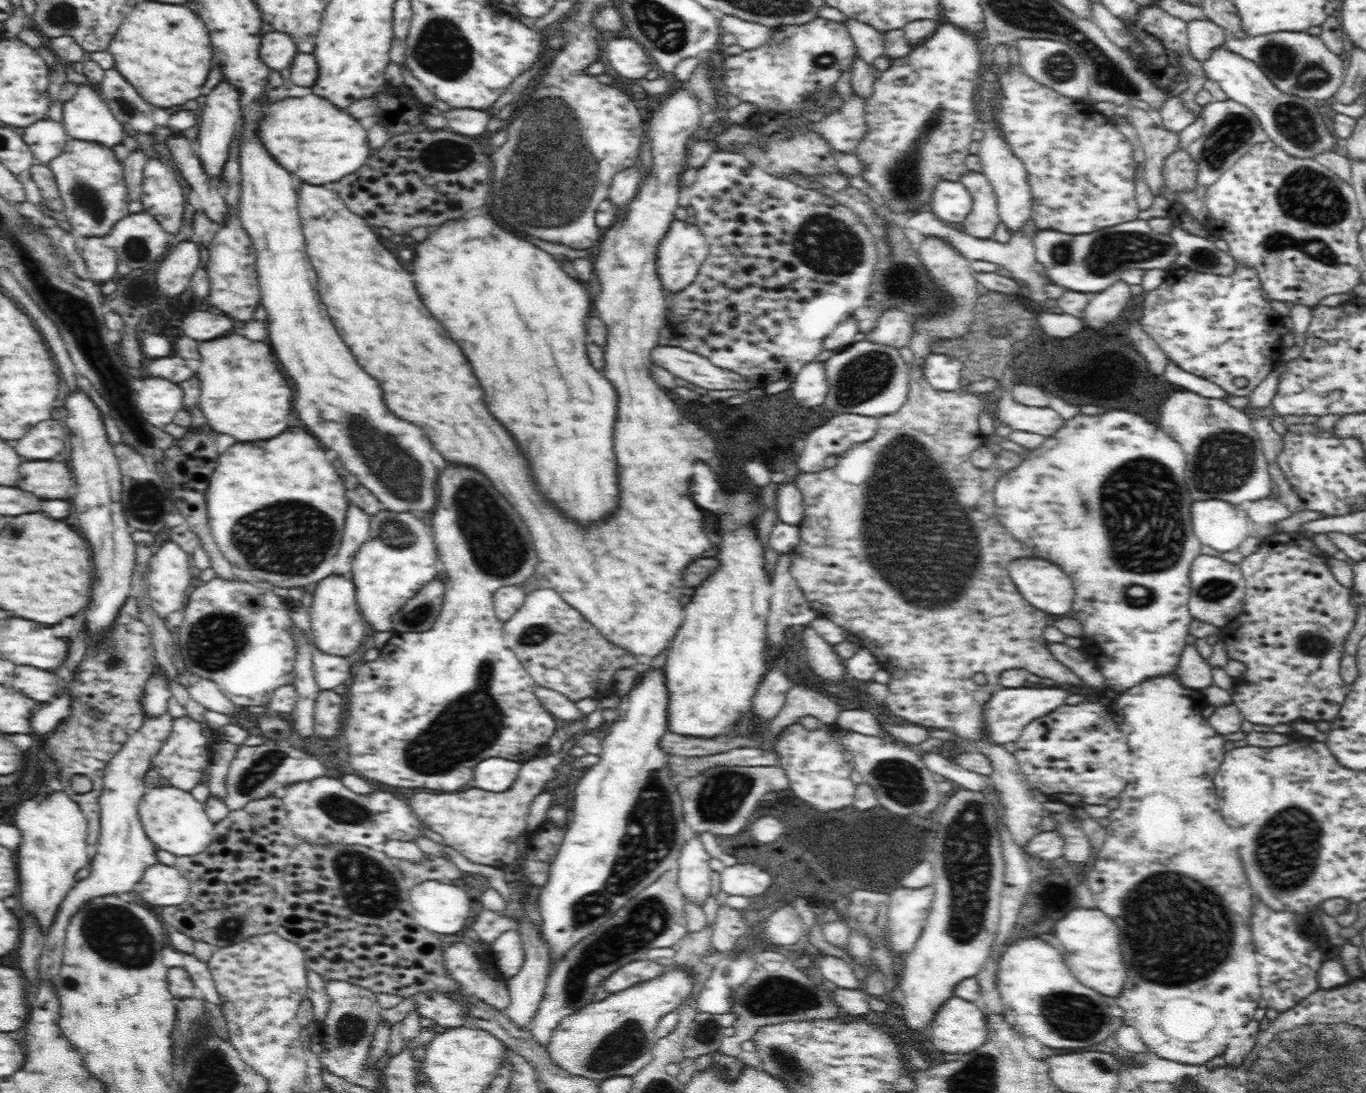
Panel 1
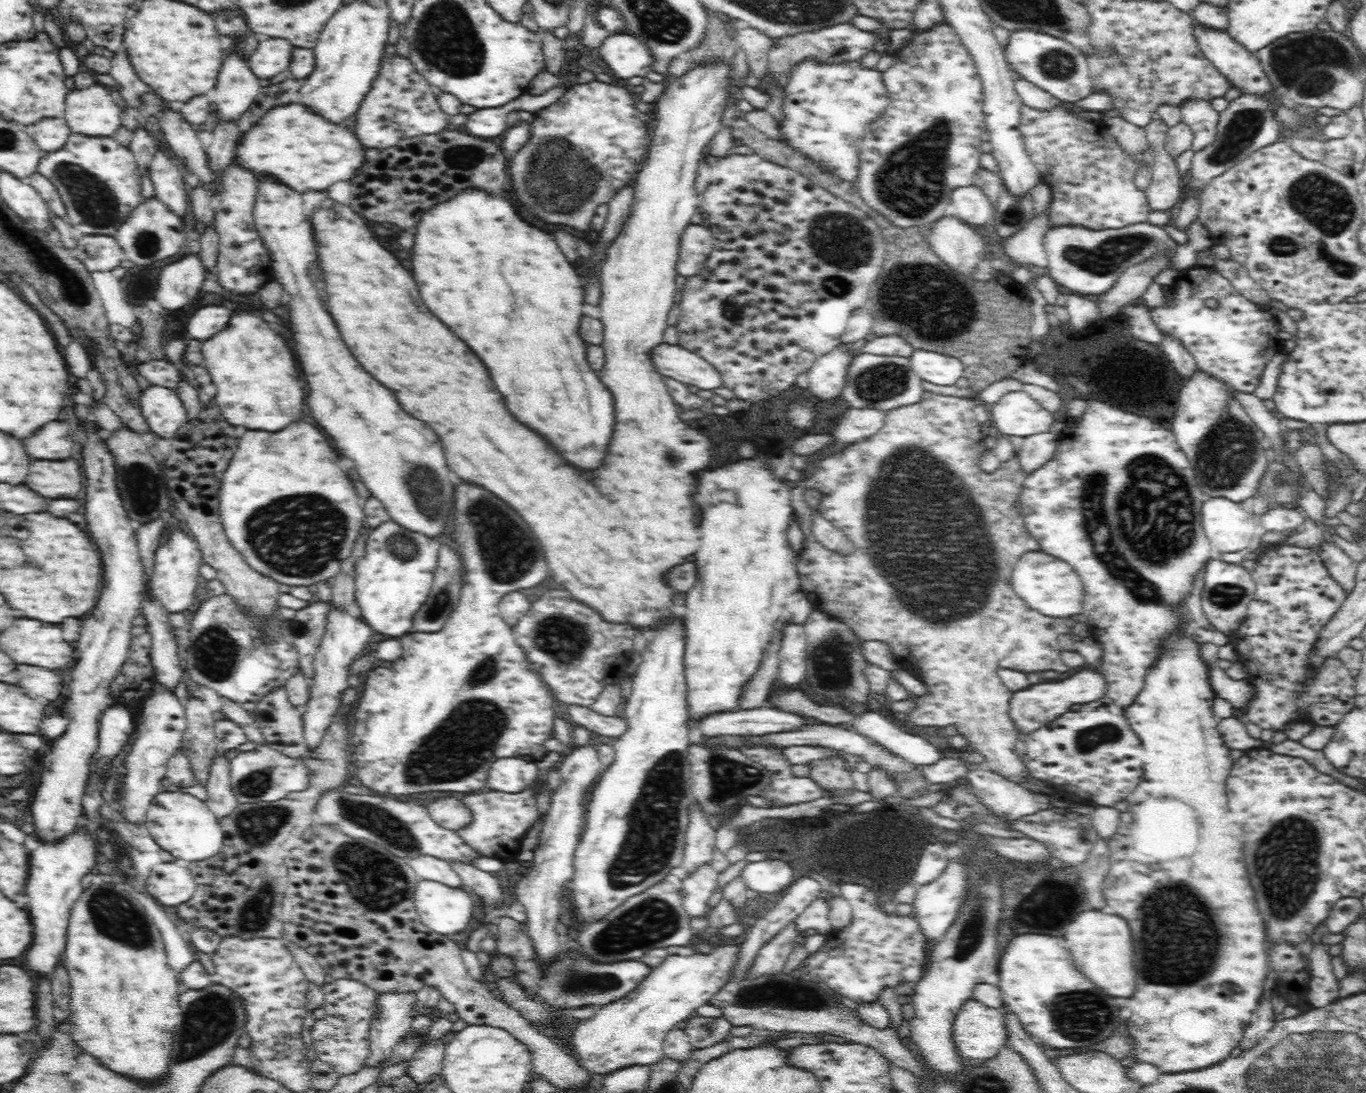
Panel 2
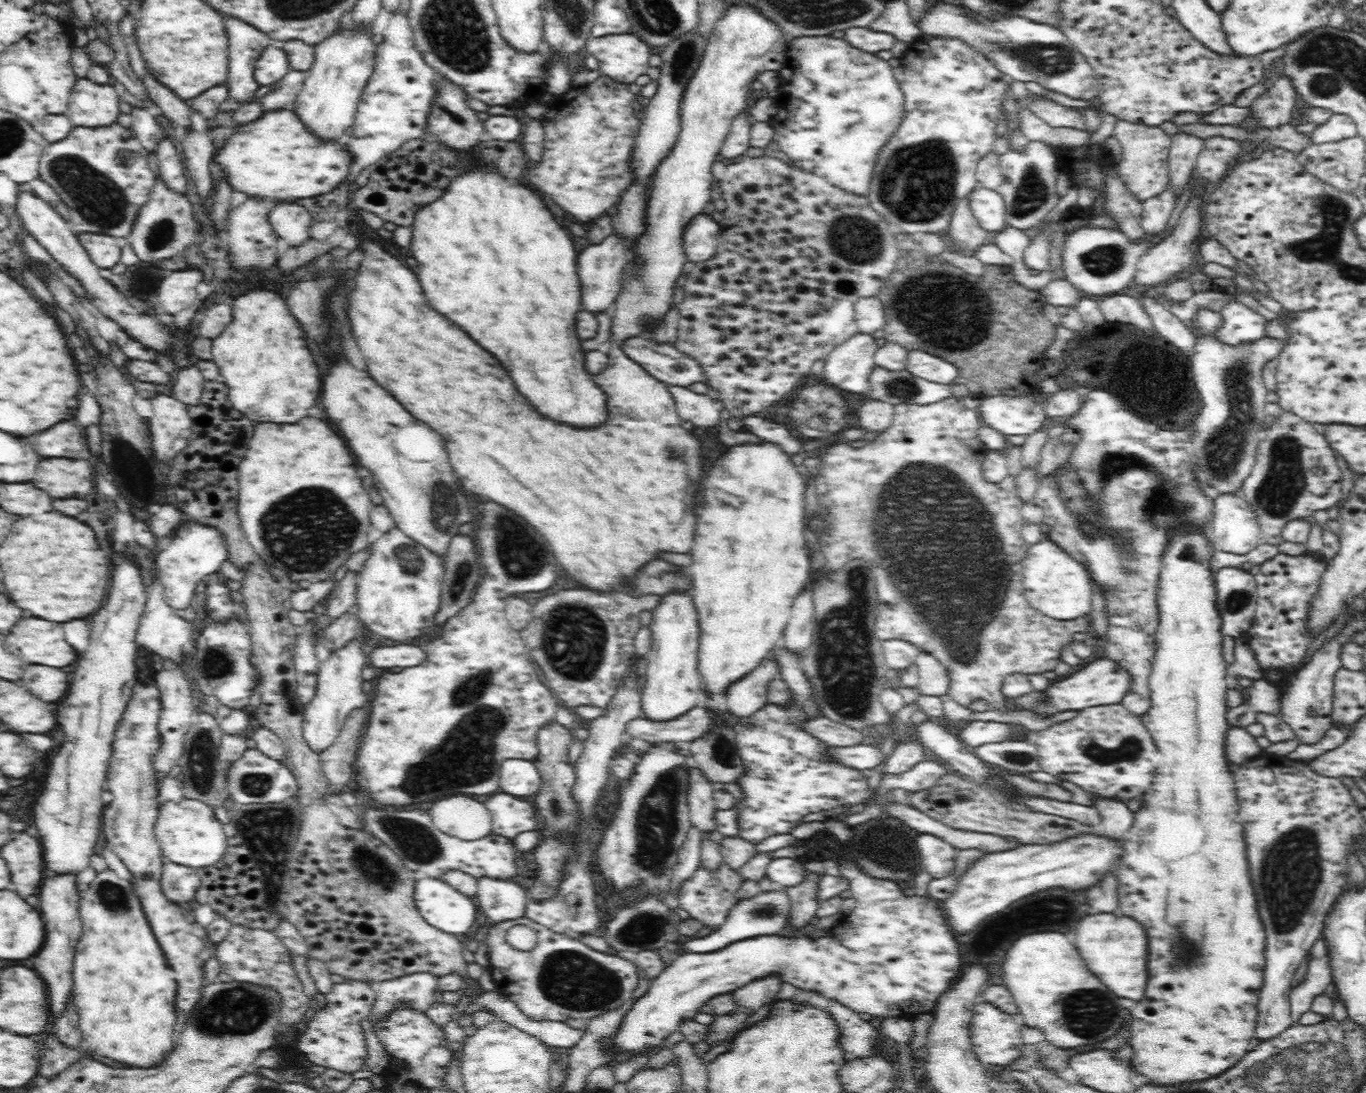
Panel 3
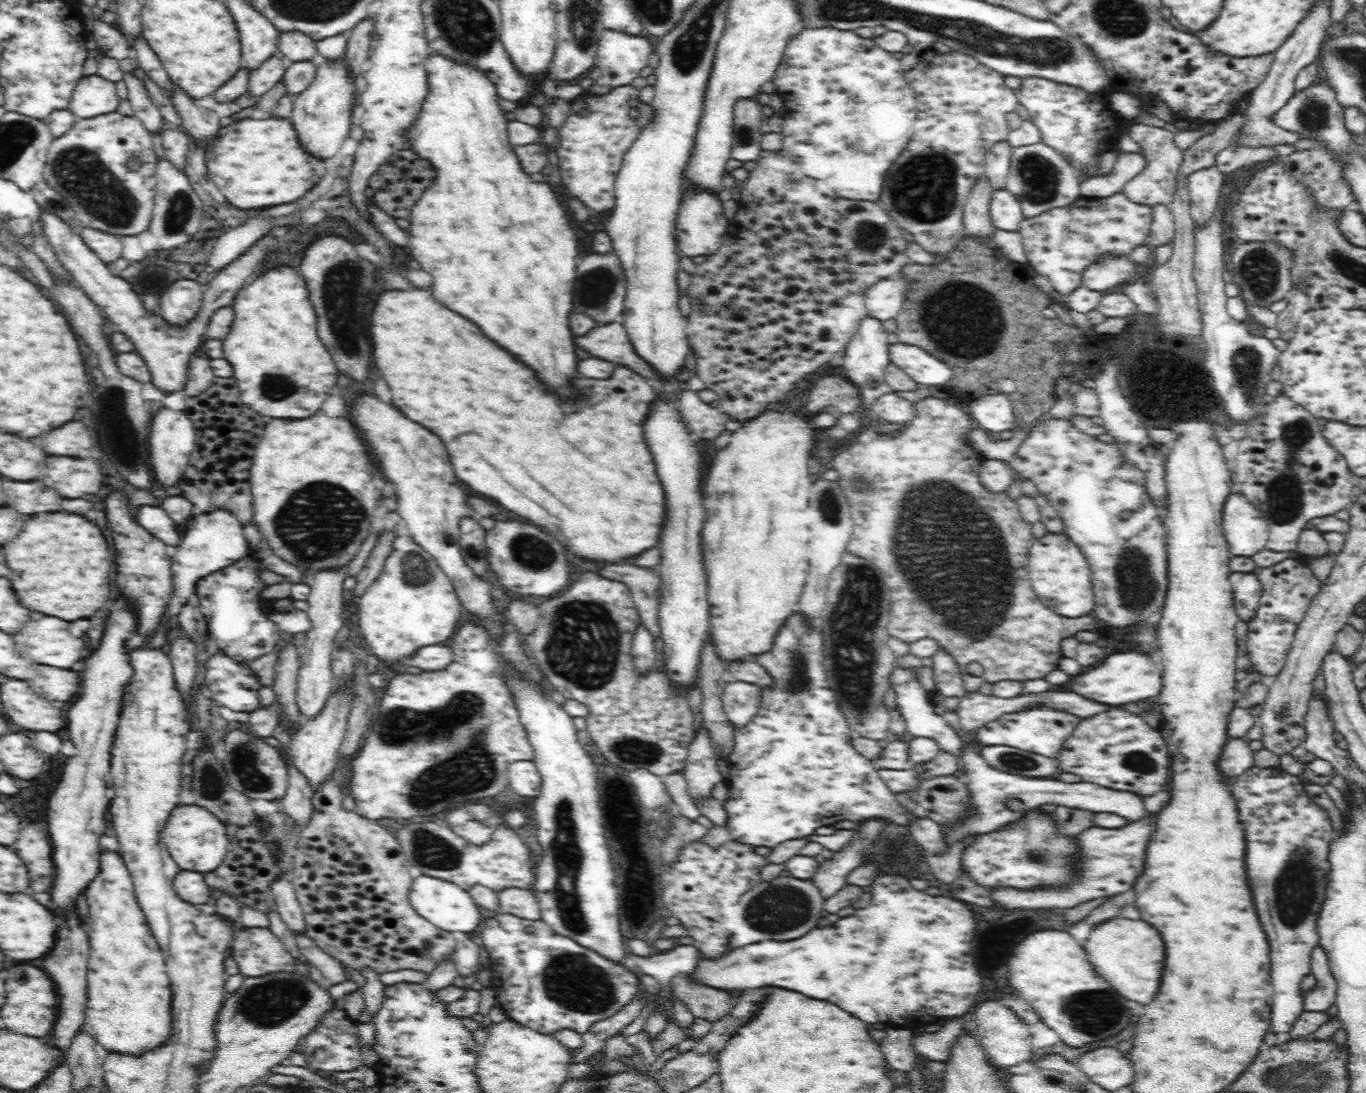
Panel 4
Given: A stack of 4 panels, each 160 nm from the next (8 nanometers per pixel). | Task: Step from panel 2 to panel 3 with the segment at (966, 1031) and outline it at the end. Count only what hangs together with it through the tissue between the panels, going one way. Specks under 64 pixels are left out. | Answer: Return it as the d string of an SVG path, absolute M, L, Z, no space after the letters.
M992 1004L974 1006L974 1017L972 1017L970 1024L970 1039L972 1050L978 1057L978 1061L989 1068L1002 1068L1004 1064L1010 1065L1023 1056L1021 1020Z

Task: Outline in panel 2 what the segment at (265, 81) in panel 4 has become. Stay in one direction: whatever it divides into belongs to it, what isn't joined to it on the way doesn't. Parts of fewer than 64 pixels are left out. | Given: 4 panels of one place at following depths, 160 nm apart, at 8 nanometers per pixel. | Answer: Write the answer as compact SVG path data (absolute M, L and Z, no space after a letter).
M261 38L258 48L248 58L248 66L259 79L270 80L277 74L289 71L292 48L283 38Z

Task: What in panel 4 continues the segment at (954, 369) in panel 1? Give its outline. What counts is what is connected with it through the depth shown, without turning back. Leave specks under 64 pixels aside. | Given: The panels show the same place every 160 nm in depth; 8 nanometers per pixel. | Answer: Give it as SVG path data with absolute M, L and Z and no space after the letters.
M910 341L890 344L888 352L889 363L902 369L921 386L939 388L953 377L953 368L949 364Z

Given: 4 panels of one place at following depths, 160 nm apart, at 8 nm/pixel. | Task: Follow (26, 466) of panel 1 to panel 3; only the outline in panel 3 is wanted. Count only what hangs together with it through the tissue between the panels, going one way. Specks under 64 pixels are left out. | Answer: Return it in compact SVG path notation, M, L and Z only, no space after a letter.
M42 460L34 484L52 498L82 498L94 490L94 470L86 460Z

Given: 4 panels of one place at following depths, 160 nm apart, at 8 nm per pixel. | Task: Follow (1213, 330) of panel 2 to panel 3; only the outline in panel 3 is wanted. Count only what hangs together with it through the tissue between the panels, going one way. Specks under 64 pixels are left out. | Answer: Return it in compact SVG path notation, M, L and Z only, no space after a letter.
M1226 304L1220 312L1224 317L1223 325L1217 330L1215 337L1226 344L1250 344L1255 340L1266 338L1266 320L1252 312L1250 308L1238 304Z

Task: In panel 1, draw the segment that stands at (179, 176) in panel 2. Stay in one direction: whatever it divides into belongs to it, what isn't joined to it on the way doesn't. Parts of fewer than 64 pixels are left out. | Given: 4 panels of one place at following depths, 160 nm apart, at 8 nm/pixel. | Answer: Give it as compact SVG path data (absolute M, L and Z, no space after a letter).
M152 157L143 169L142 190L143 210L154 216L168 234L176 234L182 226L184 204L187 203L177 173Z

